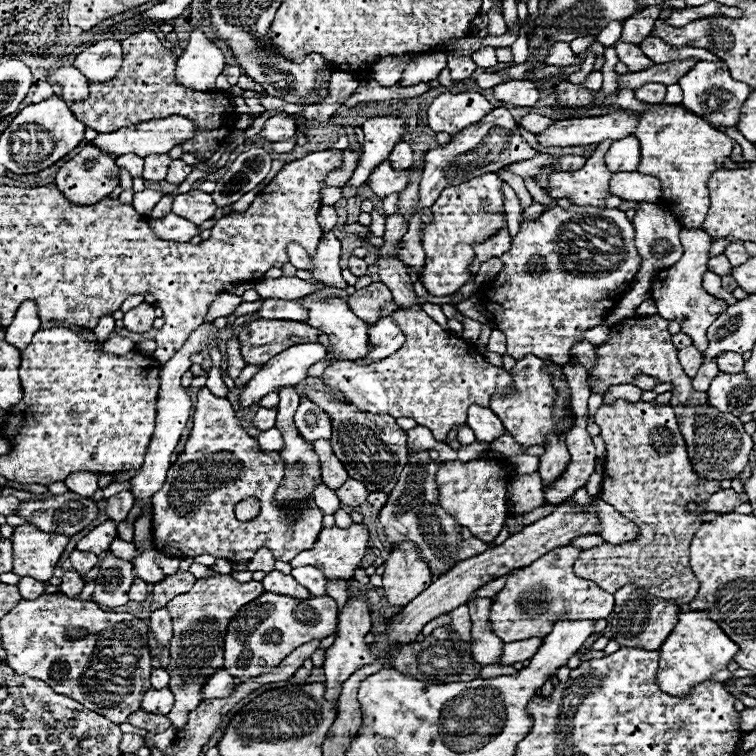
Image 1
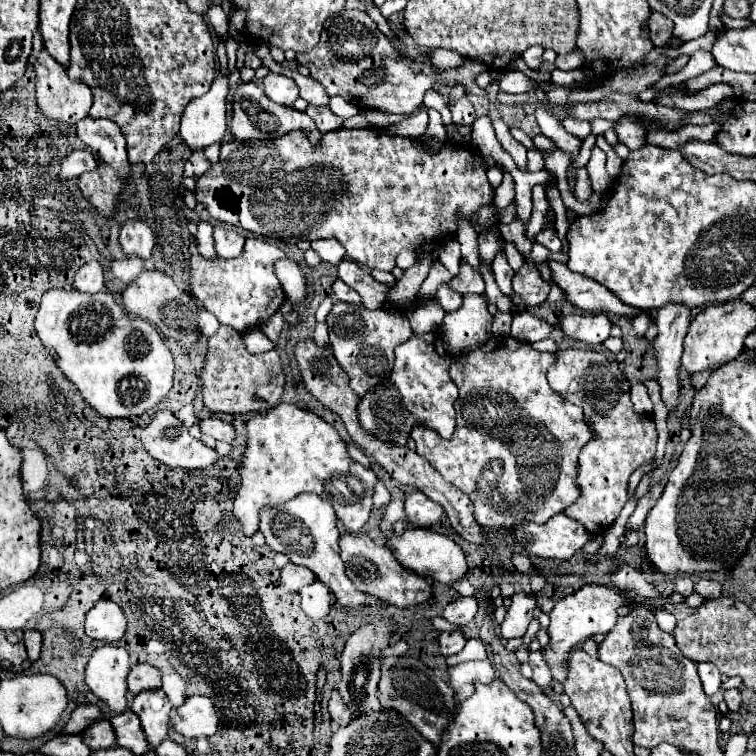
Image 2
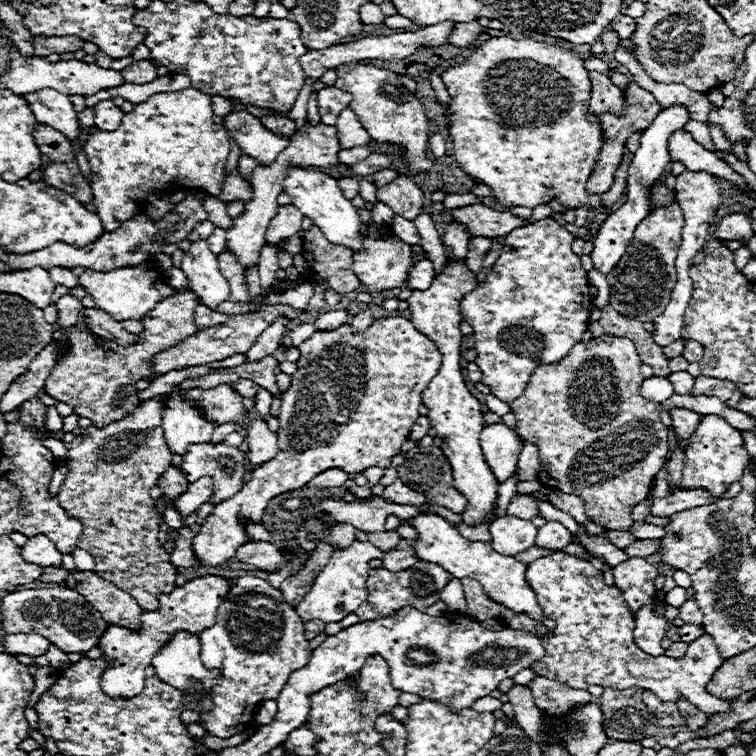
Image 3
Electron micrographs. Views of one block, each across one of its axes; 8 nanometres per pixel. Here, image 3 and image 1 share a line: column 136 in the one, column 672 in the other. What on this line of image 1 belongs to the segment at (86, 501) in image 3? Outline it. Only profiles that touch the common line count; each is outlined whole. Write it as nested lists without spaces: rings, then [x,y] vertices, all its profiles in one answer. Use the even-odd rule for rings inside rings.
[[[614,400],[596,410],[594,422],[600,426],[600,436],[606,444],[600,498],[638,524],[640,536],[628,544],[600,544],[582,550],[574,564],[574,572],[596,582],[610,594],[626,584],[634,584],[636,588],[648,590],[658,600],[674,600],[678,606],[690,604],[698,594],[698,580],[688,564],[688,548],[694,532],[702,526],[702,520],[698,518],[702,512],[688,512],[686,504],[706,502],[720,490],[720,484],[696,484],[698,476],[692,470],[670,404]]]

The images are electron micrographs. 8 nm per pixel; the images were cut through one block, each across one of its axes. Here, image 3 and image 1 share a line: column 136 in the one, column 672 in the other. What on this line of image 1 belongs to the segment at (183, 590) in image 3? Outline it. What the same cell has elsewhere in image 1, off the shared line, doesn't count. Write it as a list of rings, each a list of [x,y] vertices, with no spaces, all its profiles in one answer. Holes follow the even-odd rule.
[[[690,610],[678,614],[678,624],[660,648],[660,668],[656,682],[672,696],[686,696],[694,684],[706,682],[714,672],[724,670],[734,660],[740,648],[722,632],[722,628],[708,616],[706,610]]]

